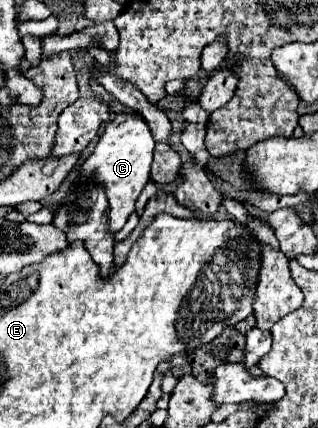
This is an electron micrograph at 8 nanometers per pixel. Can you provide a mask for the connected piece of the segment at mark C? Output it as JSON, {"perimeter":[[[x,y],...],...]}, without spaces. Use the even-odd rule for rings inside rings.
{"perimeter":[[[116,115],[108,121],[96,149],[78,169],[76,185],[102,185],[108,199],[108,231],[118,233],[130,213],[134,211],[136,199],[142,193],[150,177],[150,163],[154,151],[154,137],[140,115]]]}

